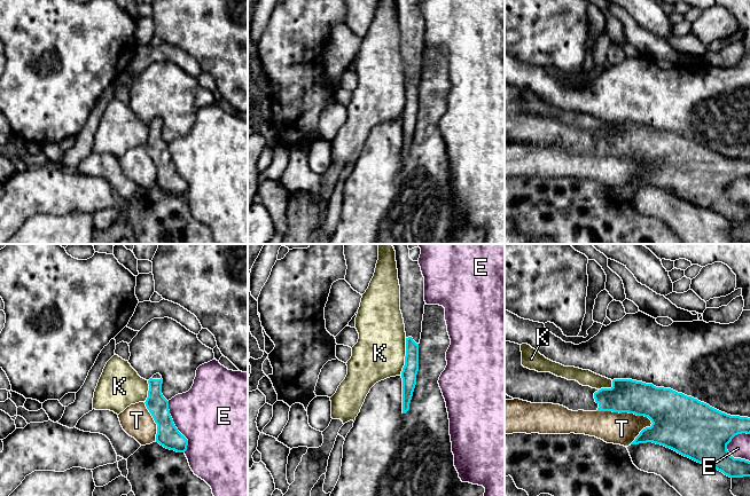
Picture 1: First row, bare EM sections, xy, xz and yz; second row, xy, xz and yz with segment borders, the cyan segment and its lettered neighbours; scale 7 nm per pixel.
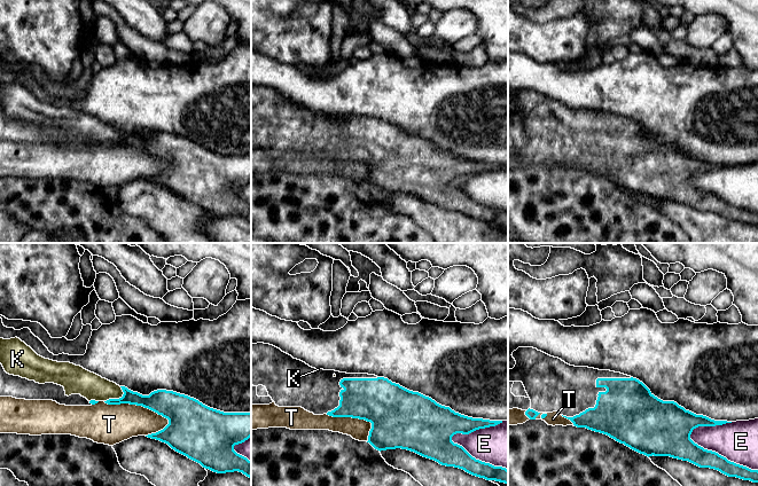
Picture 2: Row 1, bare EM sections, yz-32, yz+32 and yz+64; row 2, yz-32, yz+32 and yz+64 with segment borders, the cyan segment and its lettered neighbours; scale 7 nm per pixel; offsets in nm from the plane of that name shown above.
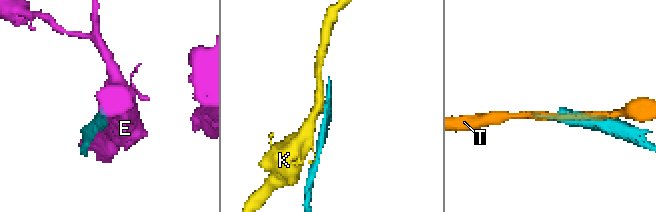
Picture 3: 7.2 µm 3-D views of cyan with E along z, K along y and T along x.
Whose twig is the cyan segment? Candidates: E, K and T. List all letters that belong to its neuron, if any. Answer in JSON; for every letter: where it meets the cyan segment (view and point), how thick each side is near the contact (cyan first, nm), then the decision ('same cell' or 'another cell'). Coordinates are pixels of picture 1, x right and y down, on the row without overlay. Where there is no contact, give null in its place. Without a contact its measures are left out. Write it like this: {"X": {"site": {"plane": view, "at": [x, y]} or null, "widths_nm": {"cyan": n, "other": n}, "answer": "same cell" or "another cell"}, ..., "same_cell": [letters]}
{"E": {"site": {"plane": "yz", "at": [728, 196]}, "widths_nm": {"cyan": 400, "other": 150}, "answer": "another cell"}, "K": {"site": {"plane": "xz", "at": [405, 100]}, "widths_nm": {"cyan": 110, "other": 360}, "answer": "another cell"}, "T": {"site": {"plane": "yz", "at": [625, 155]}, "widths_nm": {"cyan": 240, "other": 220}, "answer": "another cell"}, "same_cell": []}

